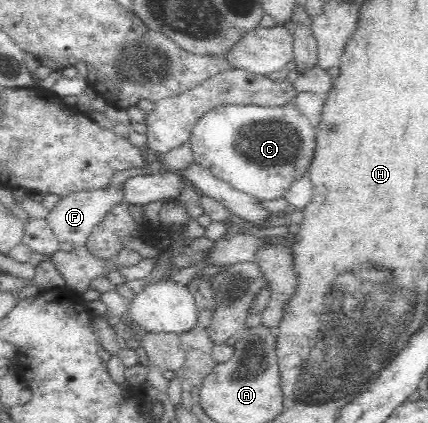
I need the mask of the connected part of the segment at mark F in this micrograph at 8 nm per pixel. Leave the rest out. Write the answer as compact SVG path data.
M125 185L103 186L100 189L85 189L71 193L63 199L47 215L47 222L51 223L51 228L55 231L58 240L58 251L71 252L77 247L86 246L88 238L93 229L101 224L109 213L119 205L127 204L125 200Z

